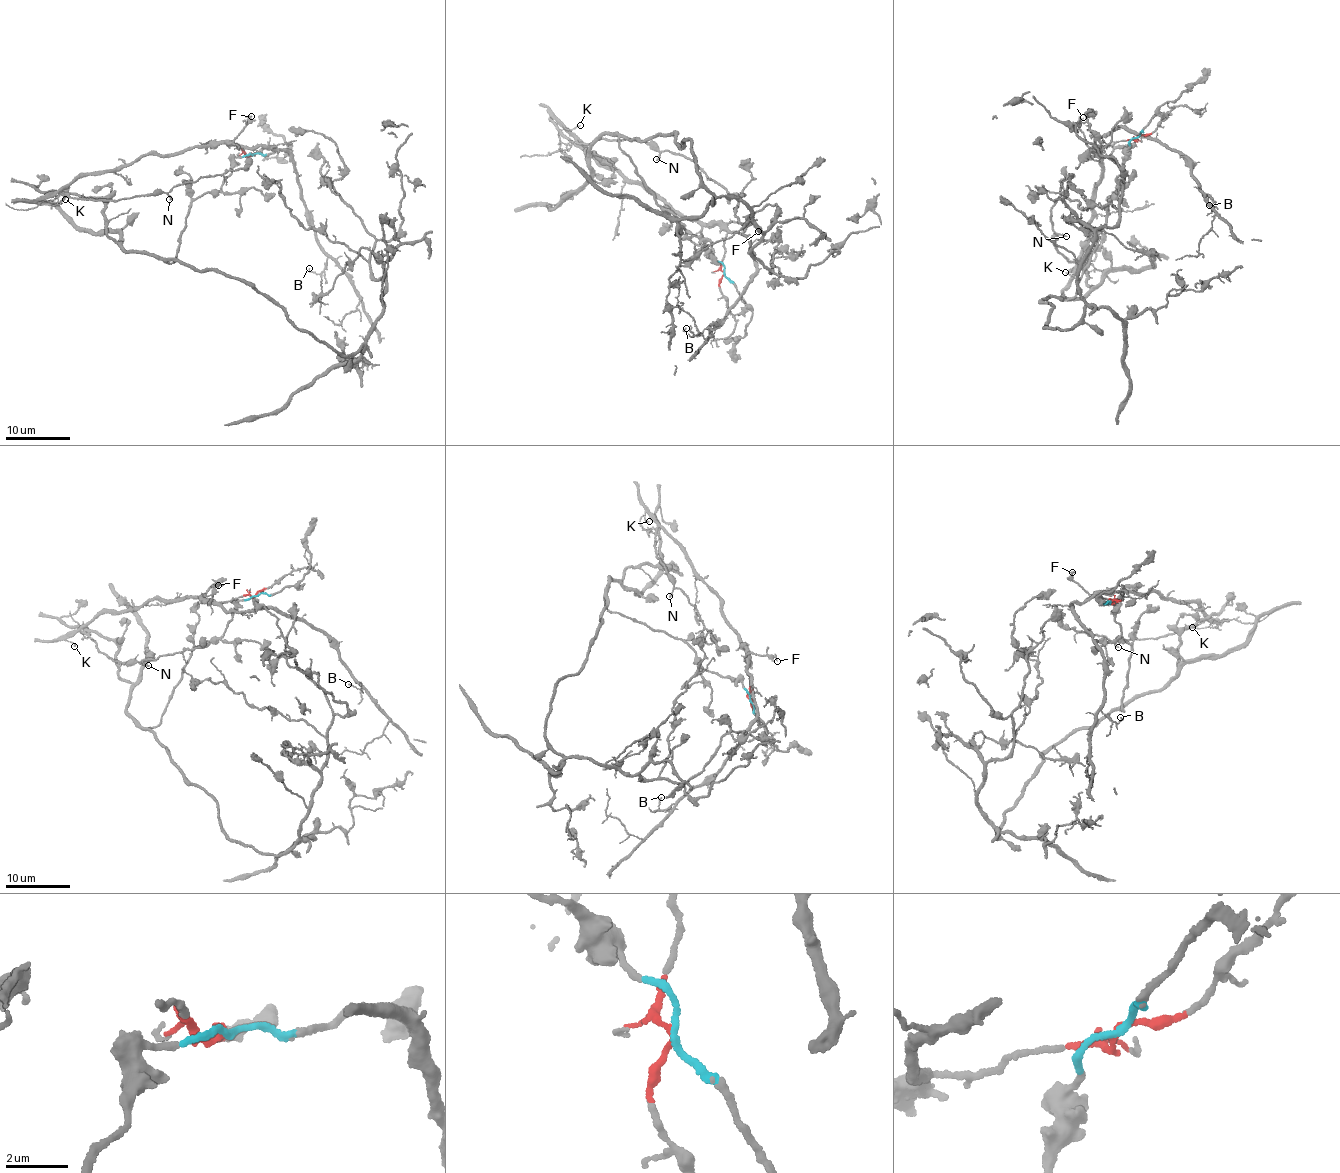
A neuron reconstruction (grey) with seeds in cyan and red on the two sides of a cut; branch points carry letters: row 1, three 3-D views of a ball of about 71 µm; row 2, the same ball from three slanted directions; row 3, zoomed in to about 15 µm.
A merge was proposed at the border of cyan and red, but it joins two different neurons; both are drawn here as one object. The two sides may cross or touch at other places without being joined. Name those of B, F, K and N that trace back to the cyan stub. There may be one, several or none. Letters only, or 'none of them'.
none of them

